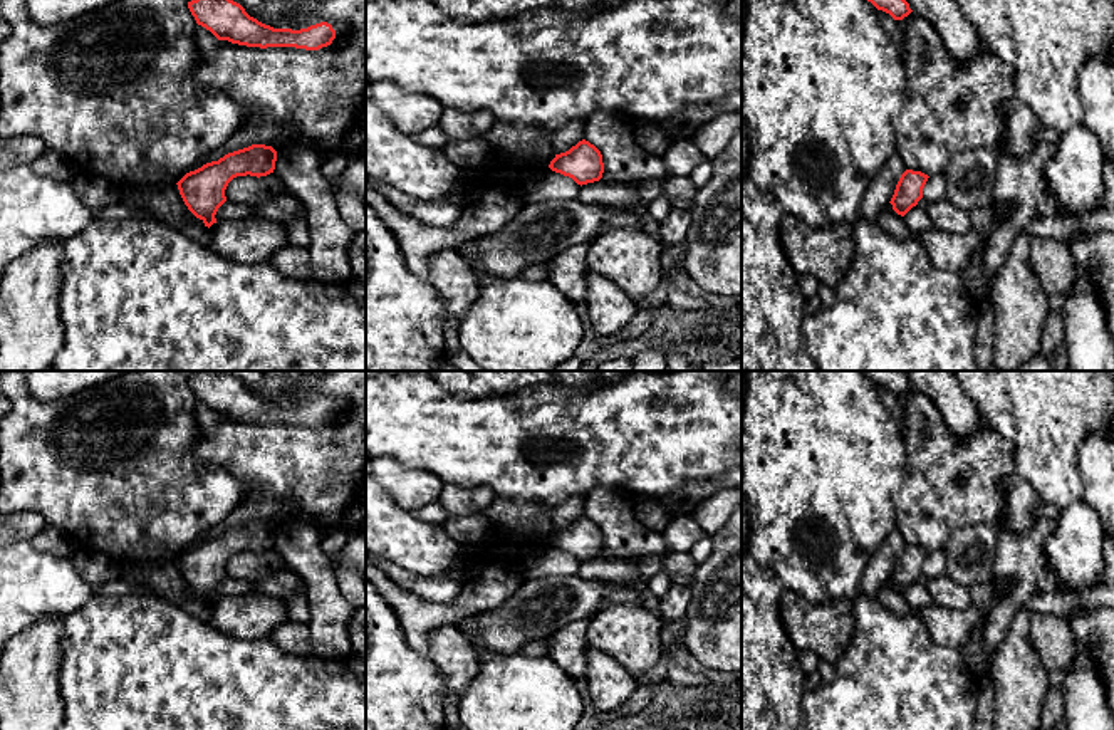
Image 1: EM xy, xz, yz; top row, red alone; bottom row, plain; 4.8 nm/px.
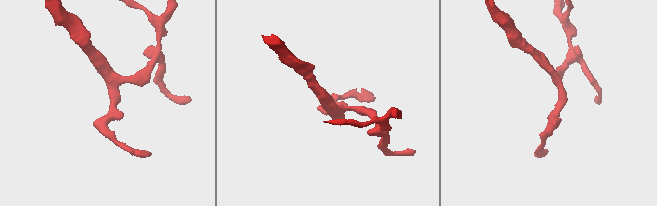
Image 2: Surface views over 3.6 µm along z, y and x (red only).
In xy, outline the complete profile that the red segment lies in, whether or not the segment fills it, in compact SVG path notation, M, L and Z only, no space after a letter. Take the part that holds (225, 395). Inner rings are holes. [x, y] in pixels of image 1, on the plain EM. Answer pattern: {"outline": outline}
{"outline": "M205 371L188 378L196 399L210 406L218 416L247 423L295 423L319 426L336 415L331 399L320 398L307 404L273 404L250 393L245 384L226 371Z"}

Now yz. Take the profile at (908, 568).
{"outline": "M906 545L894 566L891 574L893 586L904 592L918 577L923 574L923 564L928 557L928 550L921 547Z"}

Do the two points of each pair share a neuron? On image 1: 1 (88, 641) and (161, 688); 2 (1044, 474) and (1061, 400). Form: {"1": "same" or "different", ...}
{"1": "same", "2": "same"}

